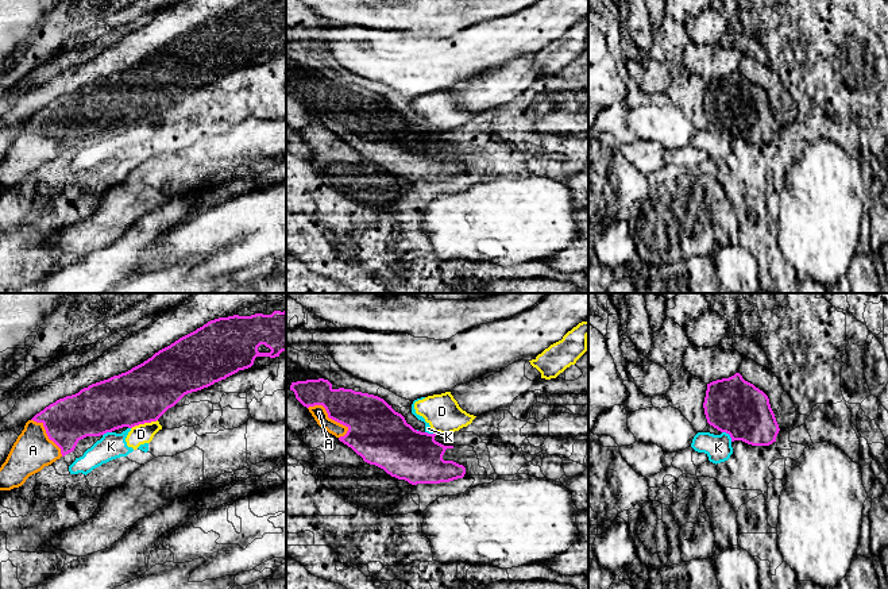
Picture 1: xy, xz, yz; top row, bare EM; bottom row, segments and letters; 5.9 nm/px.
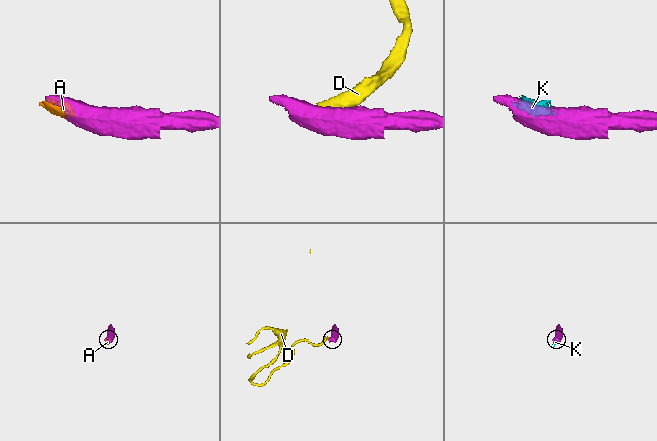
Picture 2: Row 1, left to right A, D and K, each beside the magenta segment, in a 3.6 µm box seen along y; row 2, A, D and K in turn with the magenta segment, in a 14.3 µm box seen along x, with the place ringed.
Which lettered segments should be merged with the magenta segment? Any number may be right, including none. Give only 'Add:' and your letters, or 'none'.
Add: A

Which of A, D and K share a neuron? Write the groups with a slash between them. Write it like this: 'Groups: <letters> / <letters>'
Groups: A / D K

